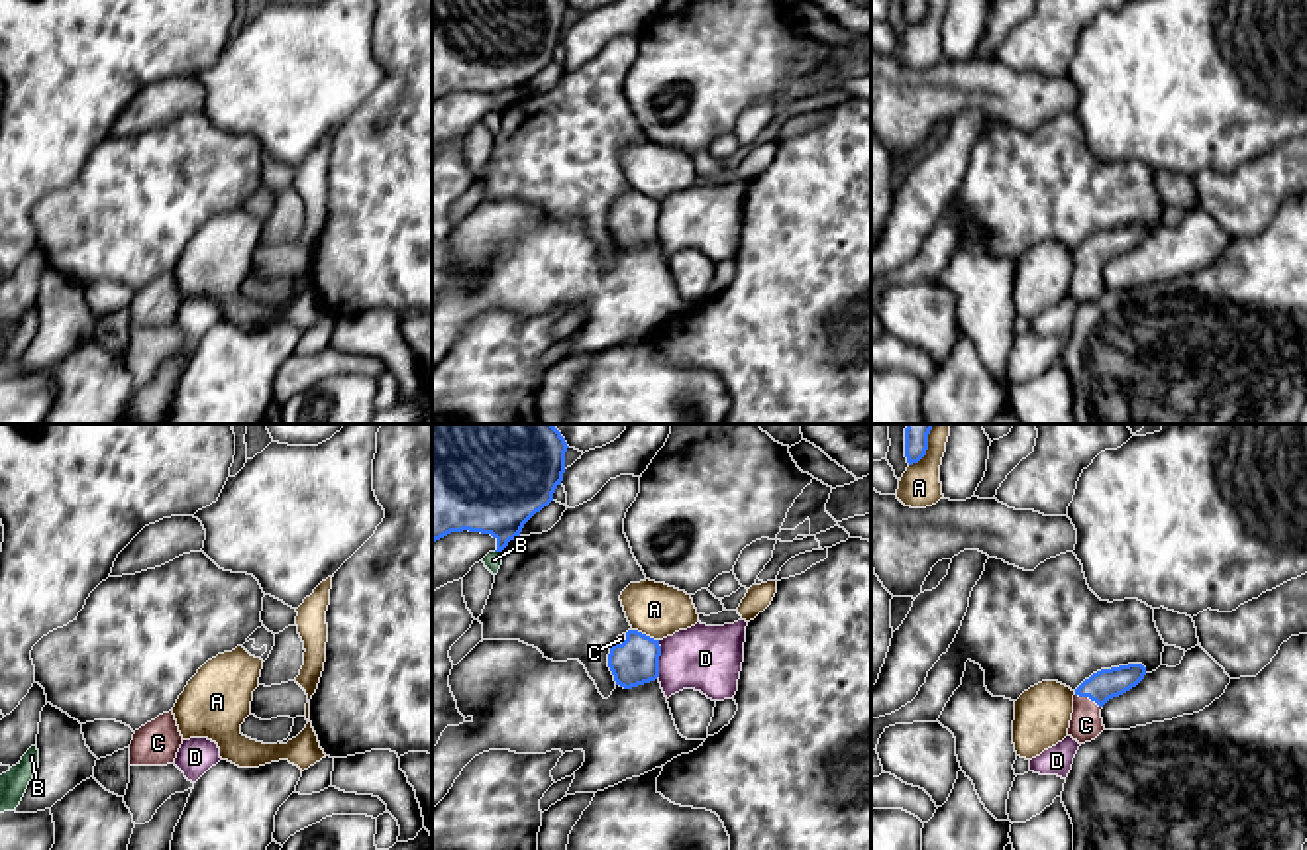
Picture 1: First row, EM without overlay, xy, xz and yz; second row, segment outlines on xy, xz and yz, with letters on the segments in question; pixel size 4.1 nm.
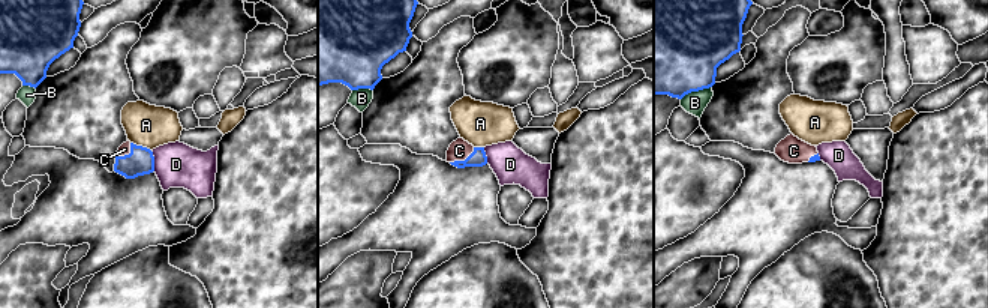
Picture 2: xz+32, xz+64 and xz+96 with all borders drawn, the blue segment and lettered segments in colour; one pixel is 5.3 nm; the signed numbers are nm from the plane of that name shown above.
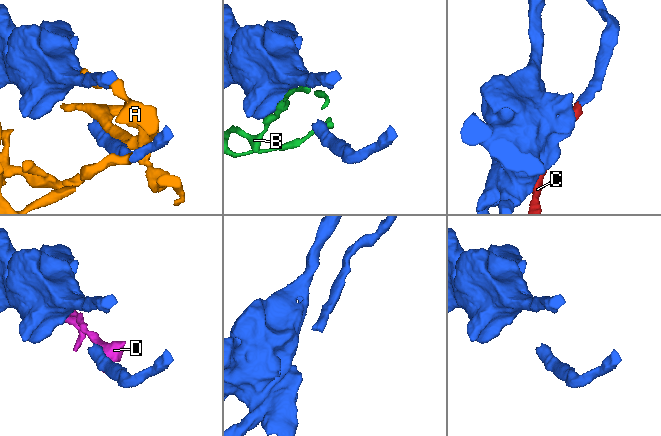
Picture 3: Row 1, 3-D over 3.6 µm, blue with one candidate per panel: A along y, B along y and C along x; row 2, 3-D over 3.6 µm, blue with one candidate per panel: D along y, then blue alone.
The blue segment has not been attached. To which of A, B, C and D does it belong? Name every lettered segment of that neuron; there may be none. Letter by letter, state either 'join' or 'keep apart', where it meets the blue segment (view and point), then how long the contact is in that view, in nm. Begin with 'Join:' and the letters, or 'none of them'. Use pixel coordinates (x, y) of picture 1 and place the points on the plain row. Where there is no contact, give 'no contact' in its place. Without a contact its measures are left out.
Join: C
A: keep apart; contact xz (644, 195); length 120 nm
B: keep apart; contact xz (499, 110); length 30 nm
C: join; contact yz (1090, 258); length 130 nm
D: keep apart; contact xz (658, 218); length 150 nm

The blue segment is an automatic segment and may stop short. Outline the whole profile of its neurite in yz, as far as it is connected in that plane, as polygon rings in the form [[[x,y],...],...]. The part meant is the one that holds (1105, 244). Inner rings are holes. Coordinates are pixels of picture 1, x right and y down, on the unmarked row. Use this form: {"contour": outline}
{"contour": [[[1128,224],[1111,230],[1101,230],[1085,239],[1073,255],[1073,273],[1068,296],[1079,304],[1095,300],[1103,291],[1103,265],[1136,247],[1146,236],[1142,224]]]}

